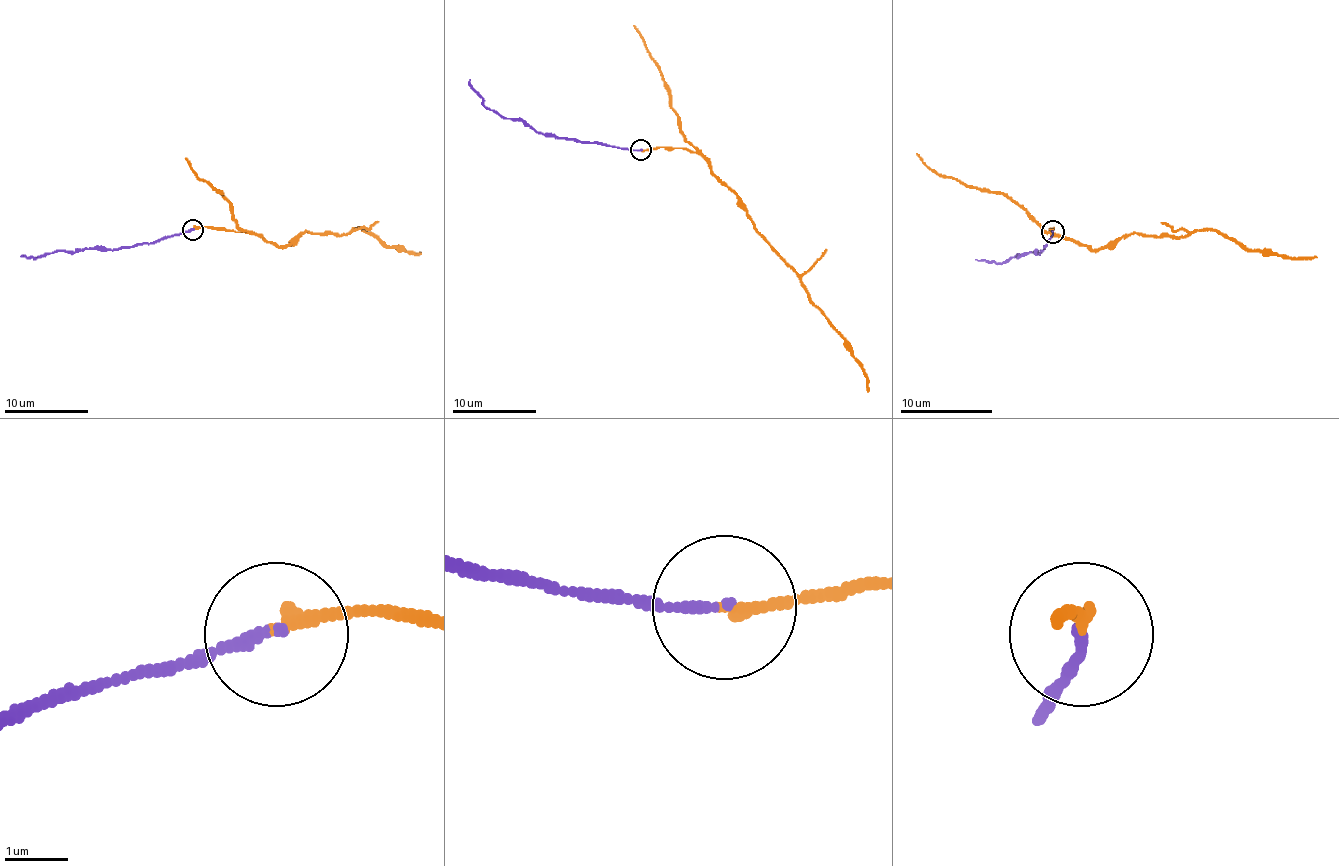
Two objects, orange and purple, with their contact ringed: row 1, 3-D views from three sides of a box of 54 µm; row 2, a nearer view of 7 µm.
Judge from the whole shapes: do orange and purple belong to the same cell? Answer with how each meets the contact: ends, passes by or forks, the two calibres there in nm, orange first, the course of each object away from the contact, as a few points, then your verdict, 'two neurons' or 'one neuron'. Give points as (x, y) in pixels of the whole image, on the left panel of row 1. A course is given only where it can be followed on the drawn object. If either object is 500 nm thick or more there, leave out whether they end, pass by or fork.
orange ends | purple ends | 180/150 nm | orange via (193, 229), (239, 231), (286, 246), (303, 231), (347, 233), (364, 229), (387, 246), (421, 252) | purple via (193, 229), (149, 244), (56, 250), (35, 259), (22, 254) | one neuron

